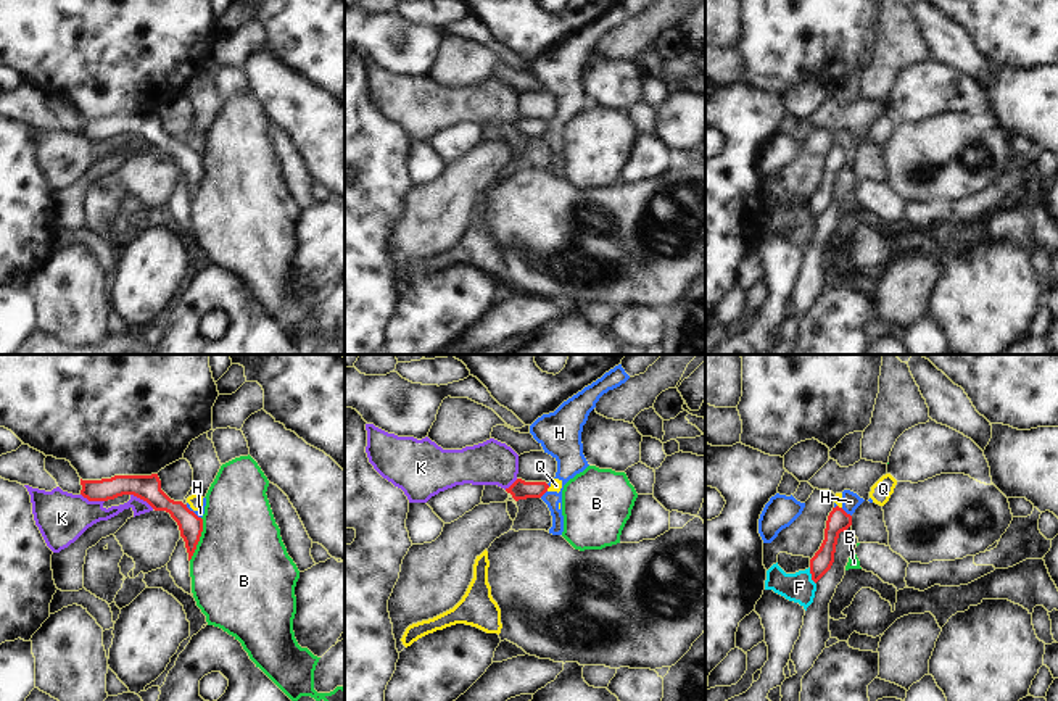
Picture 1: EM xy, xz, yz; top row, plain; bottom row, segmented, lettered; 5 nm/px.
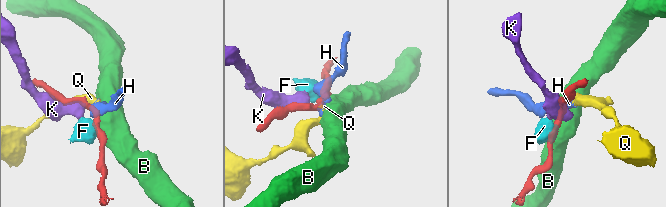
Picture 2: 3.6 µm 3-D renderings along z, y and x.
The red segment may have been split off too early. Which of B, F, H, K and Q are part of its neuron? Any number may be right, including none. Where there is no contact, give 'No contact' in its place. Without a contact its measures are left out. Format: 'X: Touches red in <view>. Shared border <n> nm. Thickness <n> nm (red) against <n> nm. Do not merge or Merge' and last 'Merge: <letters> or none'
B: Touches red in xy. Shared border 220 nm. Thickness 120 nm (red) against 480 nm. Do not merge
F: Touches red in yz. Shared border 90 nm. Thickness 100 nm (red) against 150 nm. Do not merge
H: Touches red in yz. Shared border 70 nm. Thickness 110 nm (red) against 90 nm. Do not merge
K: Touches red in xy. Shared border 130 nm. Thickness 110 nm (red) against 260 nm. Do not merge
Q: Touches red in xz. Shared border 30 nm. Thickness 100 nm (red) against 60 nm. Do not merge
Merge: none.

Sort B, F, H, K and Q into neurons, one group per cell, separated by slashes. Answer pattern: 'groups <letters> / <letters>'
groups B / F K / H Q

